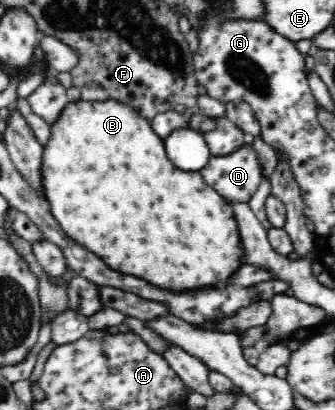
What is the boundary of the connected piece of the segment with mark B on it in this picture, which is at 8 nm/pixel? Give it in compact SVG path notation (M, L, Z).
M109 98L105 101L85 101L77 100L69 102L59 114L57 121L50 125L50 136L47 145L44 145L41 164L41 183L43 183L44 199L48 201L50 213L61 225L64 232L79 245L83 245L89 251L97 253L111 269L131 273L135 277L147 279L149 283L163 287L163 289L173 289L175 291L187 291L187 289L197 289L203 285L219 285L219 283L229 283L230 277L242 265L243 248L241 248L241 236L237 226L234 212L229 203L215 189L207 185L200 172L189 172L175 167L175 164L167 158L165 142L159 134L153 131L147 118L141 117L131 106Z

